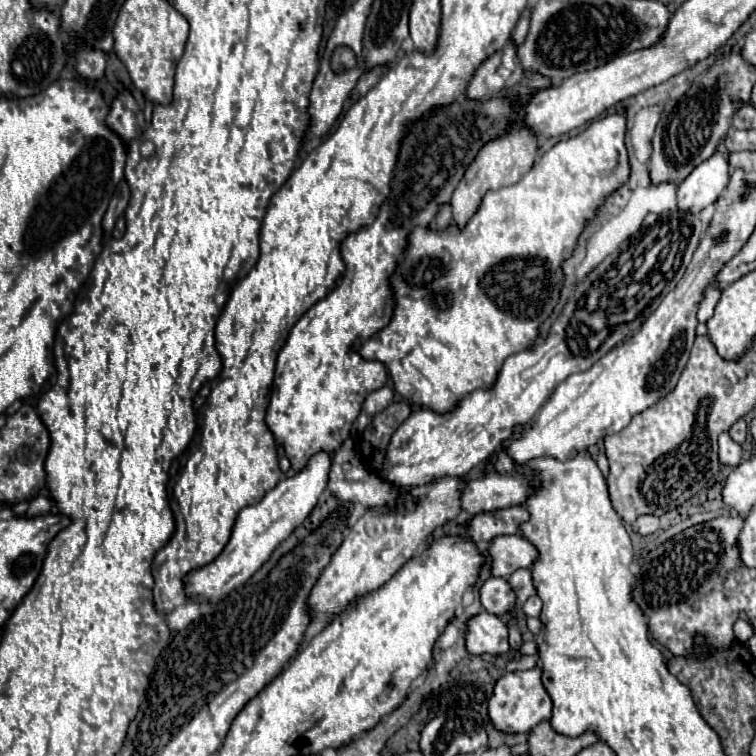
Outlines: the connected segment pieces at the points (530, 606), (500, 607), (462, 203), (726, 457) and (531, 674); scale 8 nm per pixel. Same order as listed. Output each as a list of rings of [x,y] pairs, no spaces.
[[[531,595],[531,597],[525,601],[523,611],[525,611],[527,617],[539,617],[539,613],[541,613],[541,599],[539,599],[537,595]]]
[[[489,577],[479,589],[479,601],[485,611],[501,617],[513,607],[513,591],[505,579]]]
[[[513,125],[513,129],[507,135],[499,137],[495,141],[489,141],[479,151],[477,159],[473,161],[473,165],[469,165],[469,169],[465,171],[461,183],[457,185],[457,189],[455,189],[453,197],[451,197],[451,209],[453,209],[453,221],[455,221],[455,225],[459,229],[463,229],[467,225],[467,221],[477,213],[479,203],[481,203],[481,199],[483,199],[483,195],[487,191],[515,185],[533,167],[537,149],[539,149],[539,141],[523,125]]]
[[[729,433],[719,435],[719,459],[723,465],[735,467],[741,461],[741,445],[729,439]]]
[[[529,669],[529,671],[513,671],[505,673],[493,687],[493,693],[487,703],[489,719],[493,727],[501,733],[527,733],[537,723],[549,721],[551,715],[551,699],[541,683],[541,669]]]

